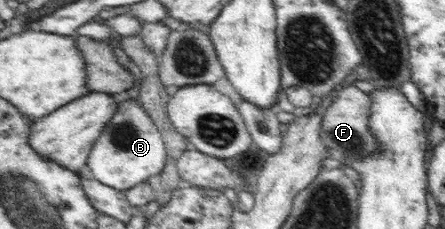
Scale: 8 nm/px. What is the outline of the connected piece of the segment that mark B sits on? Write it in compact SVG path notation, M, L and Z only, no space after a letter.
M129 92L119 97L114 116L91 149L86 171L96 181L123 192L161 173L168 155L168 148L153 118L143 108L138 94Z

